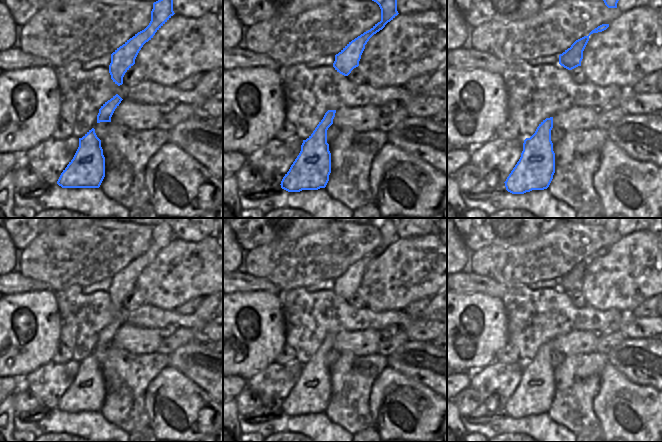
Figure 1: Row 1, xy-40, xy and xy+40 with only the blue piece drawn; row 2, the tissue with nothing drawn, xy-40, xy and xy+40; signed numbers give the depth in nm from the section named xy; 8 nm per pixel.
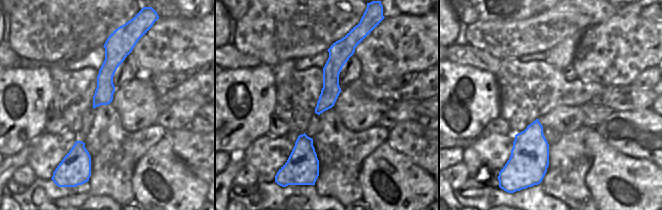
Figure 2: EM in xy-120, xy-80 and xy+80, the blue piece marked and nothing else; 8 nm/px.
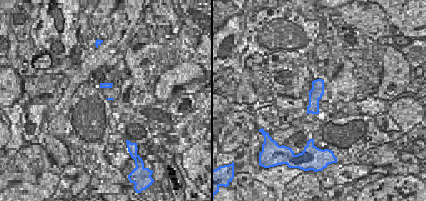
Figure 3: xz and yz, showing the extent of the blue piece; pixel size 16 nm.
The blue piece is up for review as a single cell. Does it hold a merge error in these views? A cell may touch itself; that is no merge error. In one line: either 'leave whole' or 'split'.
leave whole

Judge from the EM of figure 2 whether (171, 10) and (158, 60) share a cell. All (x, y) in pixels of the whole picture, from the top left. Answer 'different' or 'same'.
different

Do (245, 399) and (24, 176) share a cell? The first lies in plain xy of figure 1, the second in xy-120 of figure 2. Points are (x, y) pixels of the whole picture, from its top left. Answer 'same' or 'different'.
same

